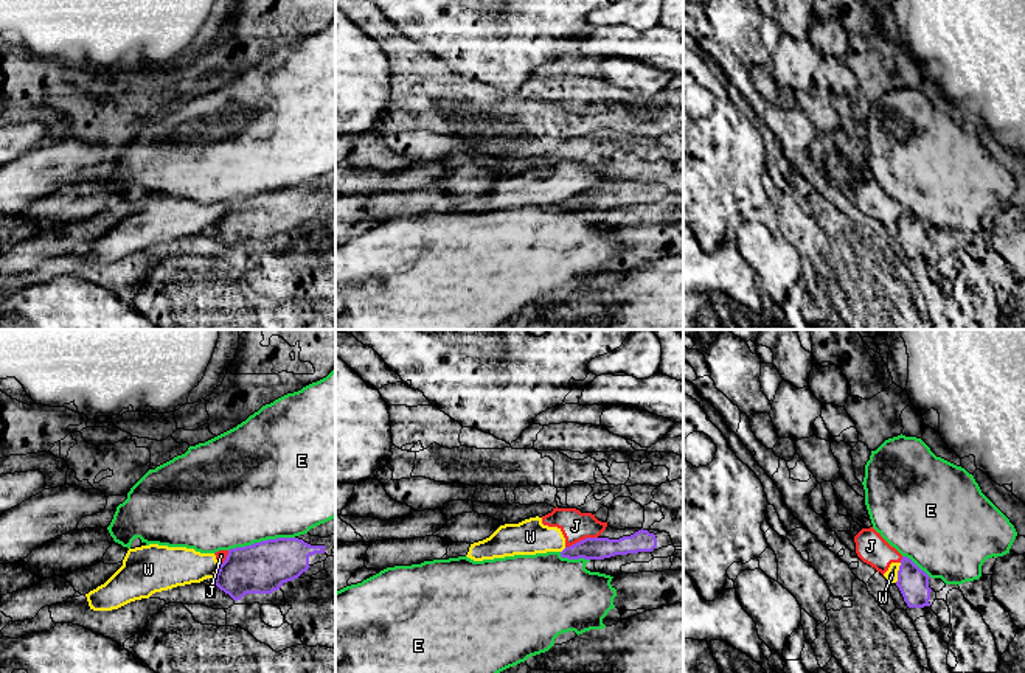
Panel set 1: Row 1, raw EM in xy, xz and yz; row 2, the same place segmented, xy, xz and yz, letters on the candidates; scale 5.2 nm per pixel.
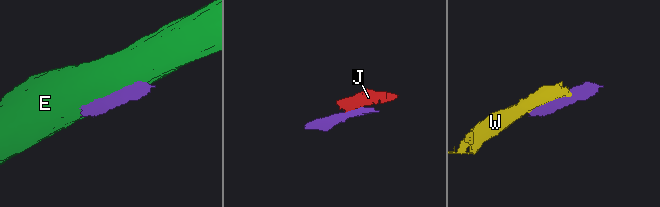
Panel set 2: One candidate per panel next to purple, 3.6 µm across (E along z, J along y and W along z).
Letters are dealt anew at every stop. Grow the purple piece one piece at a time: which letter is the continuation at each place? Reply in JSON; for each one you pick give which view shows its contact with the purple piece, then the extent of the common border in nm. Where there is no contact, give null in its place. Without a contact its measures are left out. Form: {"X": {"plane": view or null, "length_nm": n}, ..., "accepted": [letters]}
{"accepted": []}

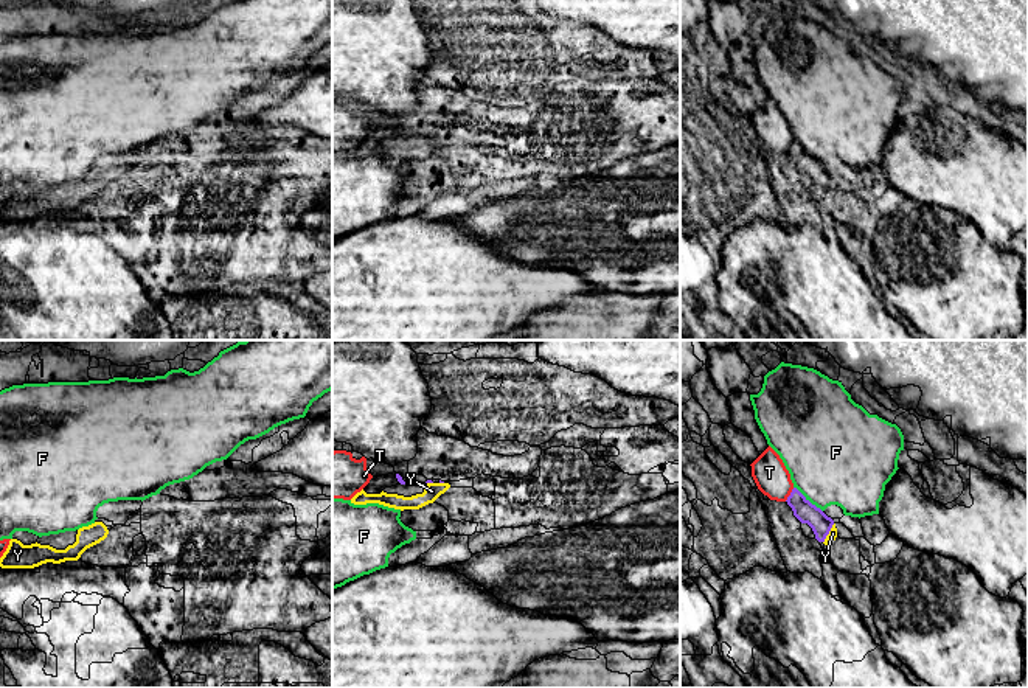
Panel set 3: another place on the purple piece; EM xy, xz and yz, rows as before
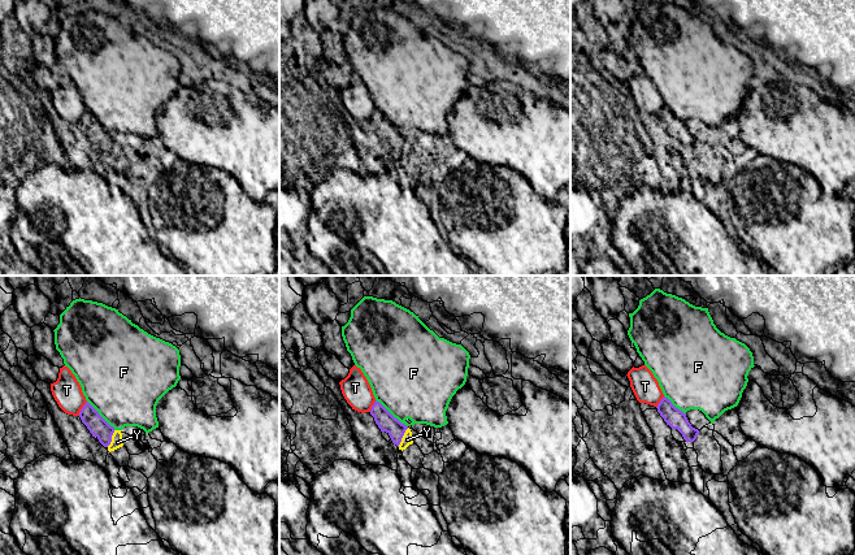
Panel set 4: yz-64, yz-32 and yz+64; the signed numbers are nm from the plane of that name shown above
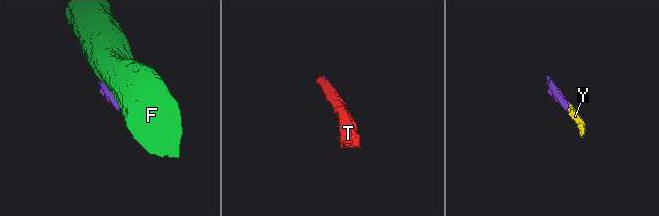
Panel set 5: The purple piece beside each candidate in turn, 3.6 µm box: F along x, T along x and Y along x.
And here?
{"Y": {"plane": "yz", "length_nm": 120}, "accepted": ["Y"]}

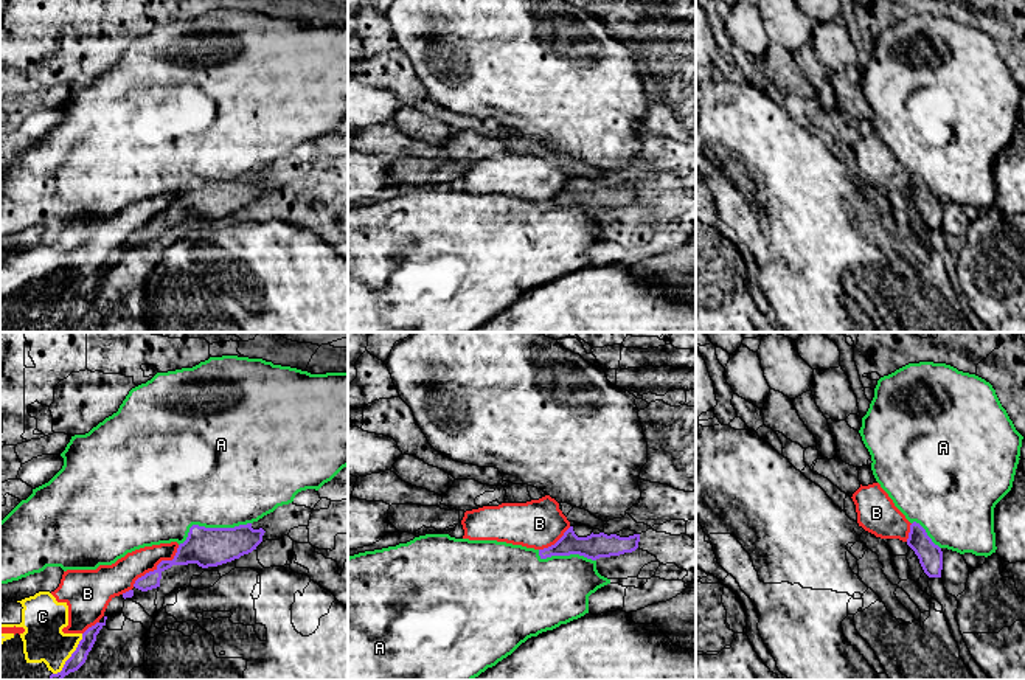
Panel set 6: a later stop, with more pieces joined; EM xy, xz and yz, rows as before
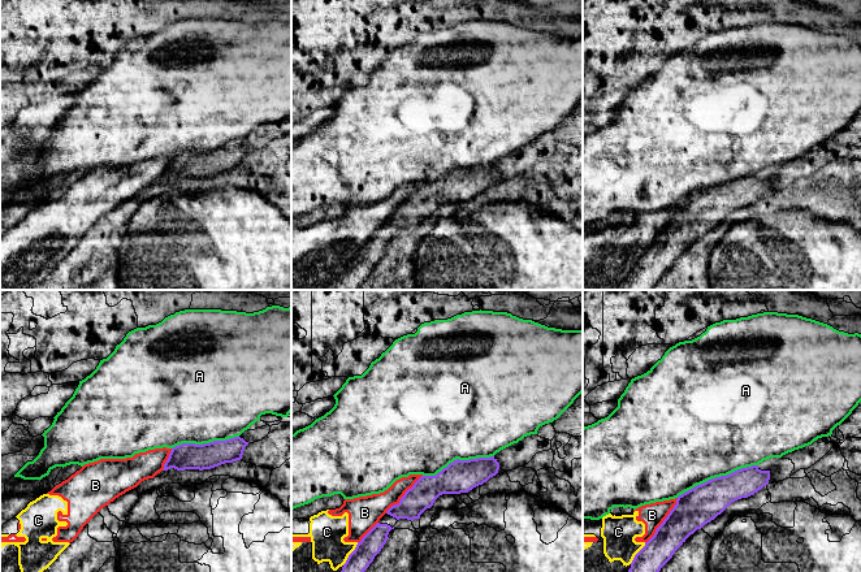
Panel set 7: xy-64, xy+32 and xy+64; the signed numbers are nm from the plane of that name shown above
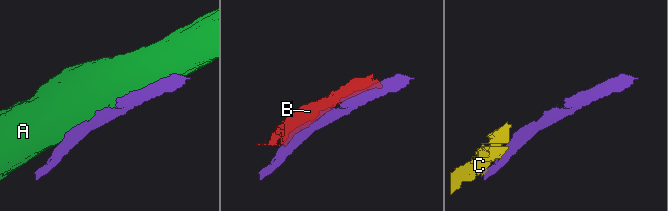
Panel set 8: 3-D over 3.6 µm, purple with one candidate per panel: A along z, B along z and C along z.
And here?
{"accepted": []}

